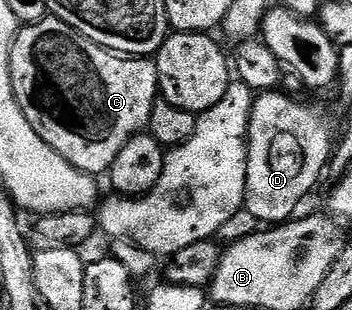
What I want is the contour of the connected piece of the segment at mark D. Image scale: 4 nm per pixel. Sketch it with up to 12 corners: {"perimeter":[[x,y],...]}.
{"perimeter":[[282,90],[250,115],[245,208],[293,217],[336,147],[326,120]]}

